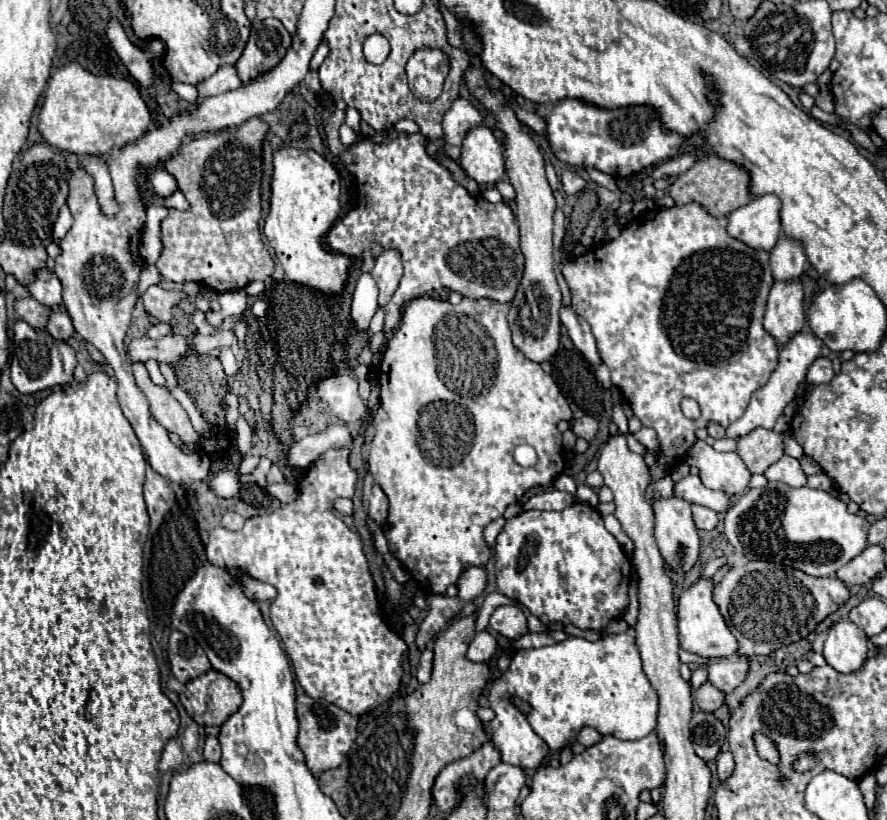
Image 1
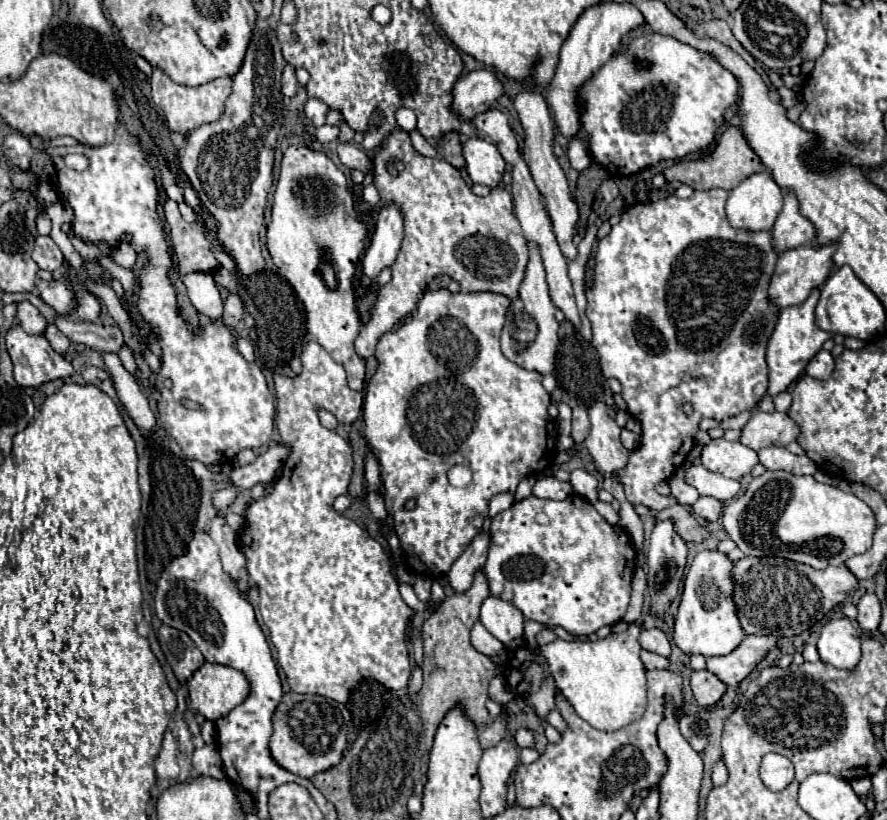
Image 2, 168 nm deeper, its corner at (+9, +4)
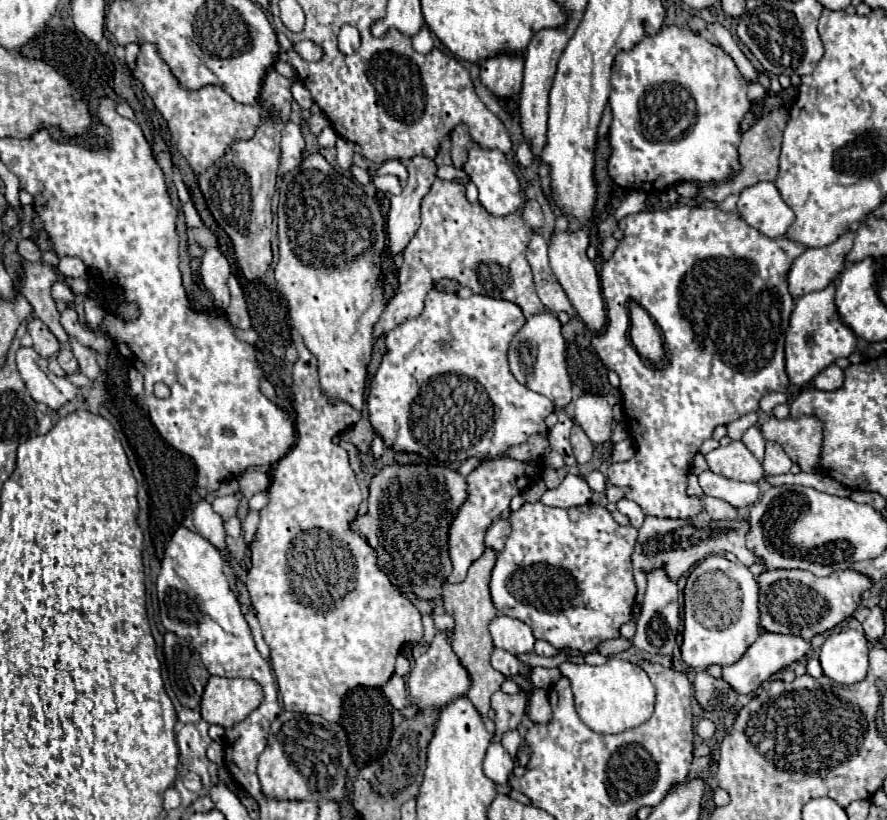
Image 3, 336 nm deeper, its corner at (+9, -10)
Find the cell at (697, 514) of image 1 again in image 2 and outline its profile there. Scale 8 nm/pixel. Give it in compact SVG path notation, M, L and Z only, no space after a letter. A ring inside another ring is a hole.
M701 496L693 504L693 514L707 520L707 522L717 522L721 512L723 512L723 502L717 498L711 498L711 496Z

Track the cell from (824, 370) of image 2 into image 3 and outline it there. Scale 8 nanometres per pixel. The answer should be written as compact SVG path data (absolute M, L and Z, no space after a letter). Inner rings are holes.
M835 364L821 370L813 380L813 386L817 390L837 390L841 388L841 384L843 384L843 370L837 368Z

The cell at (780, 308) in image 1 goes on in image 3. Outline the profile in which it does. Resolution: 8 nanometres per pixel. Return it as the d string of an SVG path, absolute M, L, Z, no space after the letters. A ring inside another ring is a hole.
M849 230L829 246L807 248L789 270L791 296L797 300L835 282L845 268L845 254L853 248L853 238L855 234Z

